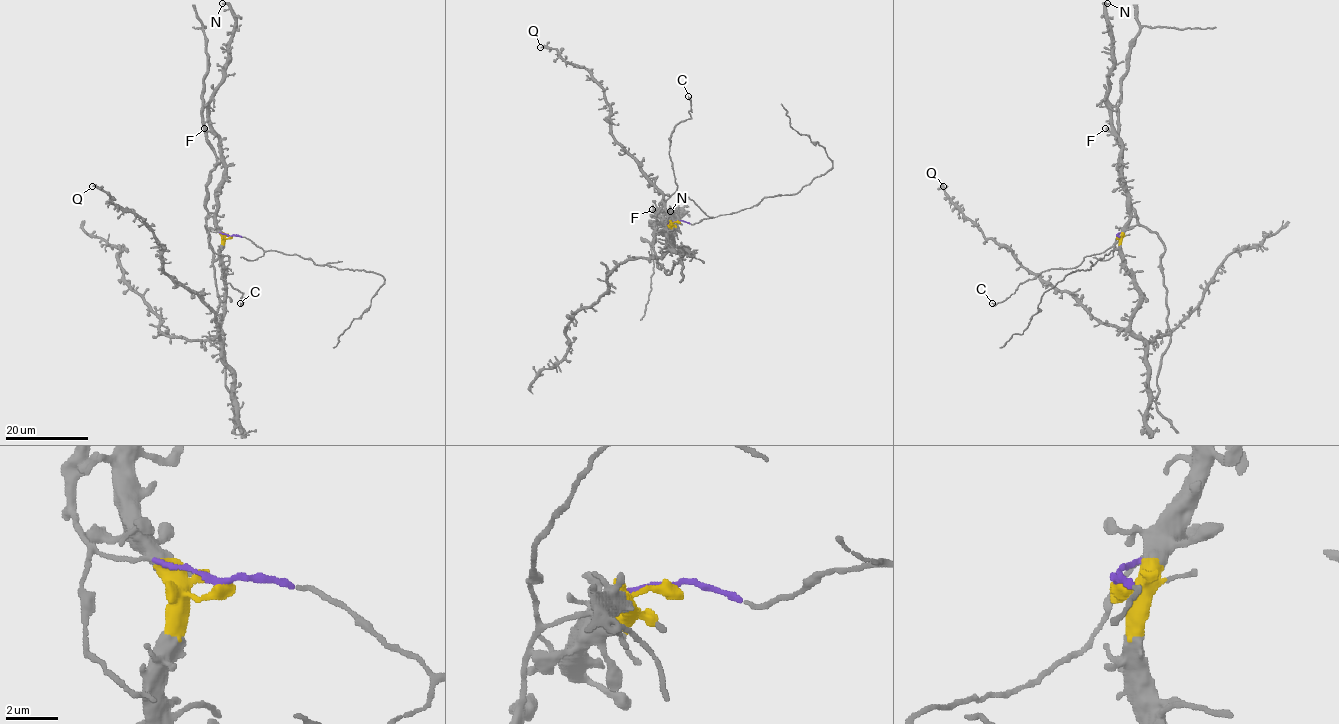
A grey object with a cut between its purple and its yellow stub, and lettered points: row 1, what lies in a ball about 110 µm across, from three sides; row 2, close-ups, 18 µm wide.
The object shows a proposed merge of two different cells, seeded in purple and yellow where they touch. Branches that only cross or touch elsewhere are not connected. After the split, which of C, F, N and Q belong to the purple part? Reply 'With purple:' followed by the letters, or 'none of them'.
With purple: C

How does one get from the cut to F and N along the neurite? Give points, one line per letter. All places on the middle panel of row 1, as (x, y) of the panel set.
F: (678, 221), (673, 222), (663, 233), (672, 226), (652, 209)
N: (678, 221), (673, 222), (663, 233), (672, 226), (657, 213), (669, 212), (674, 216), (683, 210), (669, 211)

